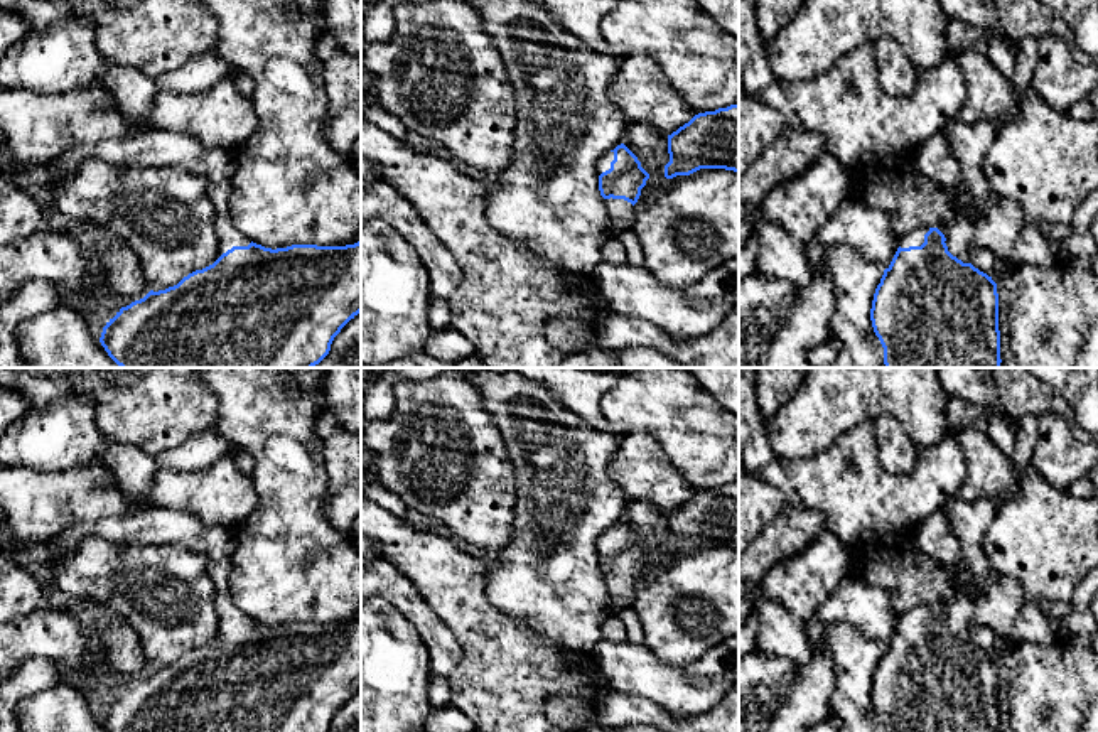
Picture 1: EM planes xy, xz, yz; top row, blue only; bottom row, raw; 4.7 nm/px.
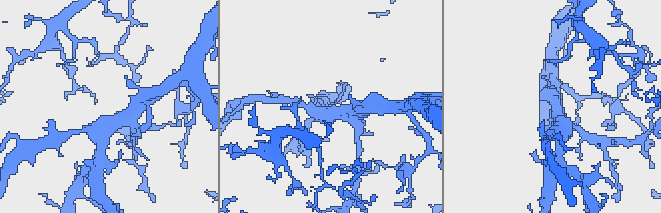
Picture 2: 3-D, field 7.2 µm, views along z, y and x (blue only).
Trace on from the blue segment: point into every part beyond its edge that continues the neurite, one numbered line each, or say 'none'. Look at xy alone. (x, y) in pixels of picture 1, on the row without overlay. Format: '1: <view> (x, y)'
1: xy (228, 613)

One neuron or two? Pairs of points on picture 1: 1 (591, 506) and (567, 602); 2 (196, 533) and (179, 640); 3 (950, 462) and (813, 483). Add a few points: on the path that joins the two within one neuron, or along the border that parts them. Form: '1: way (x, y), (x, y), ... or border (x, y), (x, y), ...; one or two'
1: way (570, 530), (567, 533), (567, 579); one
2: border (154, 543), (181, 543), (209, 560); two
3: way (916, 486), (847, 484); one

